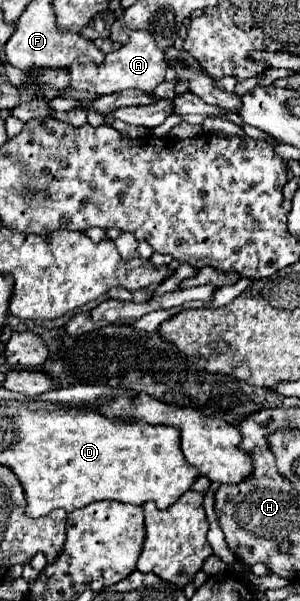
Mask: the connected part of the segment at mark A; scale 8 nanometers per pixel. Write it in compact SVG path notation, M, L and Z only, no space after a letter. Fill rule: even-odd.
M130 30L130 42L120 46L116 52L110 52L104 60L104 64L94 66L94 62L86 56L74 60L70 66L70 88L74 90L86 90L92 94L114 94L122 90L142 90L152 92L160 82L164 82L166 64L164 64L164 52L156 46L150 32L142 30Z

